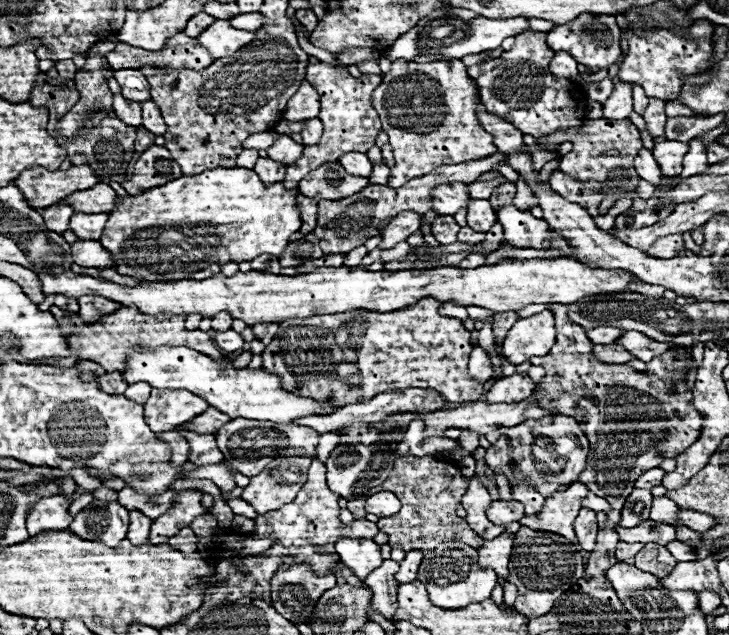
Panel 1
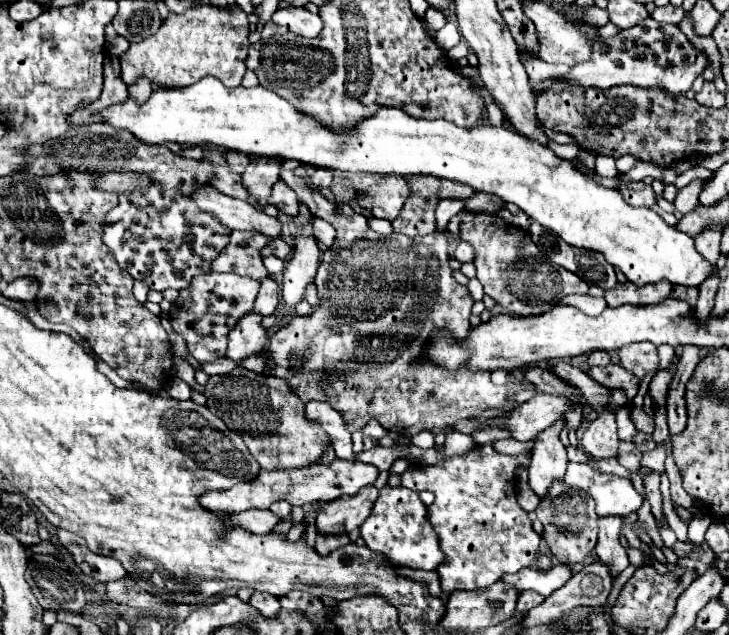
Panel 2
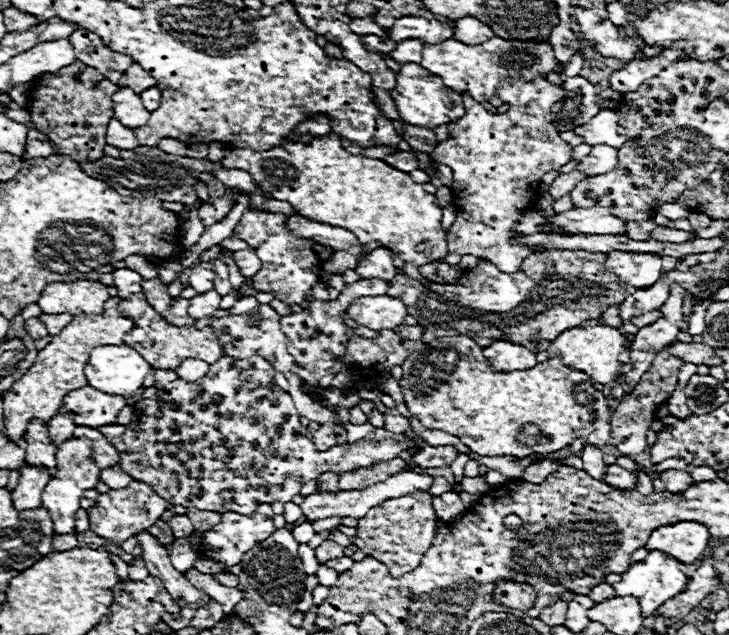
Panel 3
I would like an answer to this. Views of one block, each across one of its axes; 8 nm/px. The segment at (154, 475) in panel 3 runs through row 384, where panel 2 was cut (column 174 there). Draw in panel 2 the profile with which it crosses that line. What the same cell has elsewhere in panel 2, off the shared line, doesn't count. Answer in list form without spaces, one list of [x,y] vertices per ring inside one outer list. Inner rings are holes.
[[[202,158],[197,169],[182,169],[161,164],[150,173],[156,178],[156,186],[144,194],[120,194],[120,202],[112,208],[102,226],[102,238],[108,250],[112,250],[120,268],[128,270],[134,280],[146,282],[152,290],[164,292],[166,288],[182,290],[190,286],[196,274],[208,274],[212,258],[228,244],[228,226],[216,222],[212,214],[196,210],[196,204],[188,194],[192,186],[208,184],[208,160]]]

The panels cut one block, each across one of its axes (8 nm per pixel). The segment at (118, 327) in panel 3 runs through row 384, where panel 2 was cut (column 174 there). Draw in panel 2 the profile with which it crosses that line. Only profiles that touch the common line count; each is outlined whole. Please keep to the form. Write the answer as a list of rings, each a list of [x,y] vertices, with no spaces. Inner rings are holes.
[[[194,6],[184,14],[168,14],[156,34],[148,36],[140,44],[120,54],[122,80],[132,84],[138,76],[148,76],[156,84],[166,86],[190,86],[204,76],[216,76],[226,86],[240,86],[246,72],[248,56],[248,16],[242,8],[216,8],[216,6]]]

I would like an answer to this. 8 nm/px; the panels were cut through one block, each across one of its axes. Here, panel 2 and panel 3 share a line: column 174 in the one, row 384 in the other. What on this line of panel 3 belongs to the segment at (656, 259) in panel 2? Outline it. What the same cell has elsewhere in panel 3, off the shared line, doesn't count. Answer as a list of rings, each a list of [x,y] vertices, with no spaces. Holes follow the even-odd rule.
[[[120,344],[94,348],[86,362],[84,374],[88,384],[96,390],[130,396],[142,388],[142,382],[150,370],[150,364],[134,348]]]

